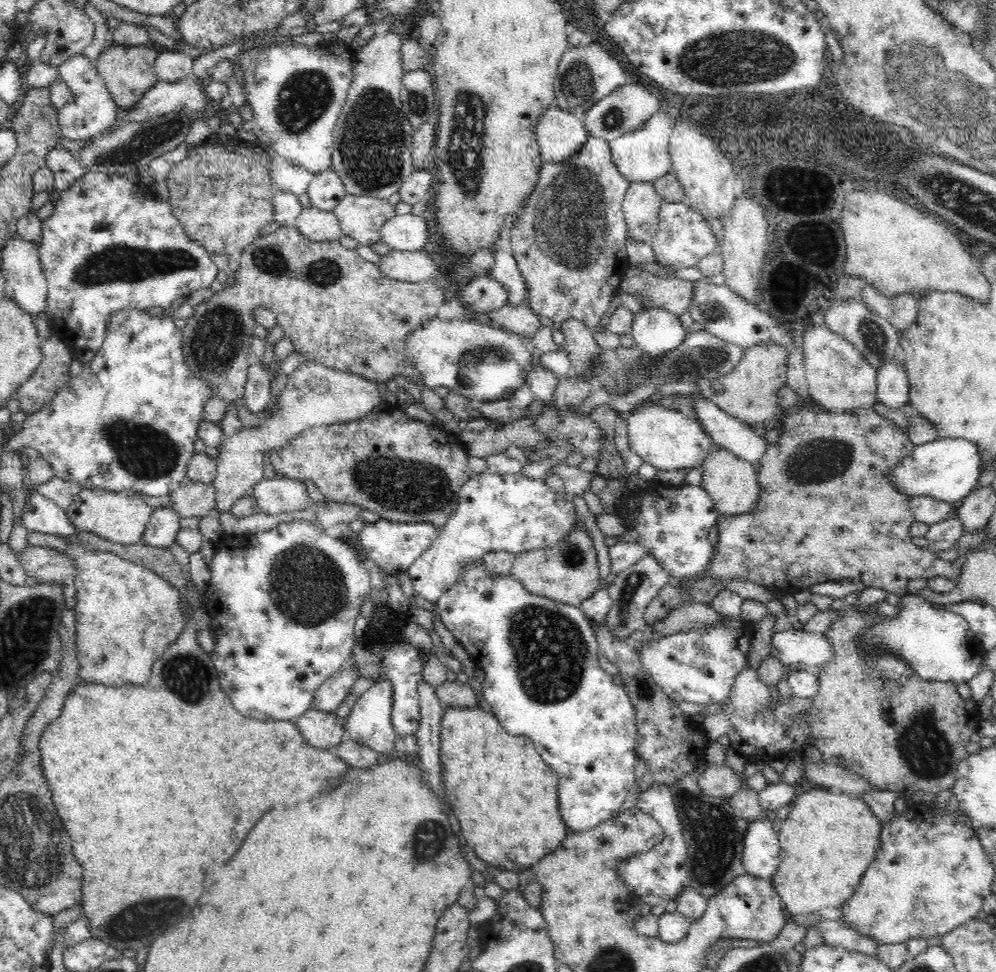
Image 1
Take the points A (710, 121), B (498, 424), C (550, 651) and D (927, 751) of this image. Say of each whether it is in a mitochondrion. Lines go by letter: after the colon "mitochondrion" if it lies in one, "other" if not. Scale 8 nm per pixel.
A: other
B: other
C: mitochondrion
D: mitochondrion

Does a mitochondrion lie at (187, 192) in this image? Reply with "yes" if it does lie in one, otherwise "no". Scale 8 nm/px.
no

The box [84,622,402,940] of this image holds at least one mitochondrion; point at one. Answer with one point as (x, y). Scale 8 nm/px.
(185, 674)

